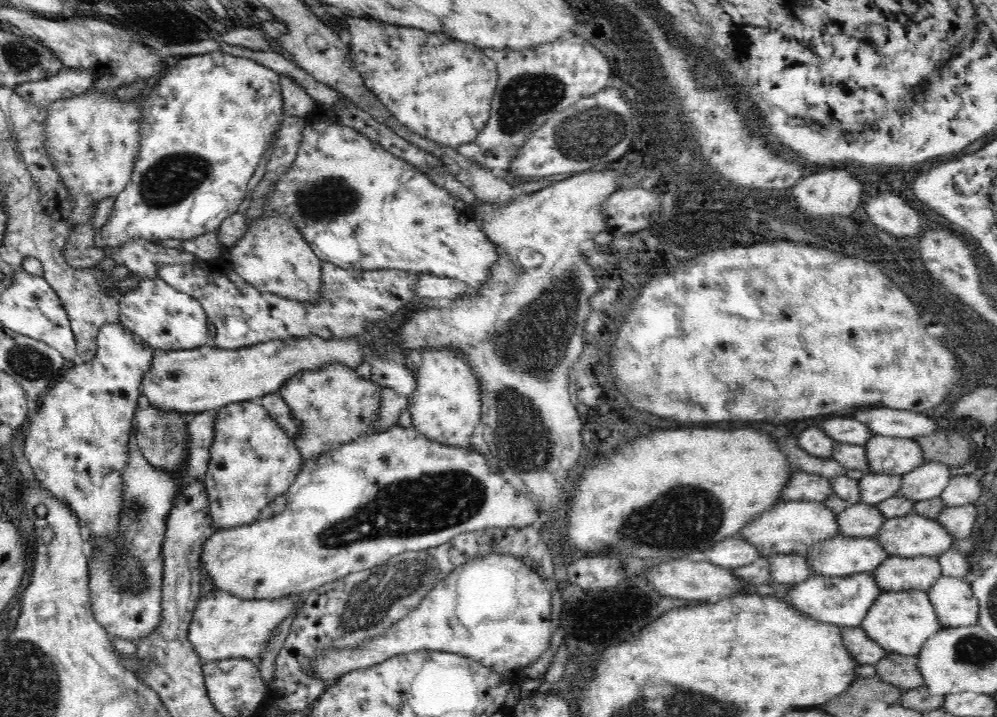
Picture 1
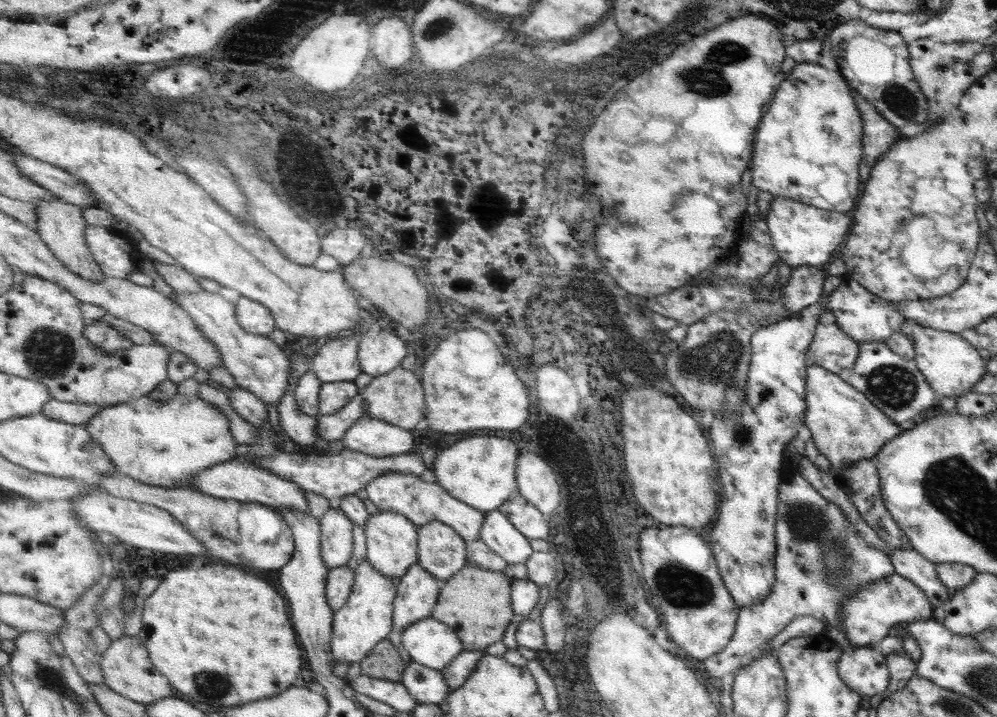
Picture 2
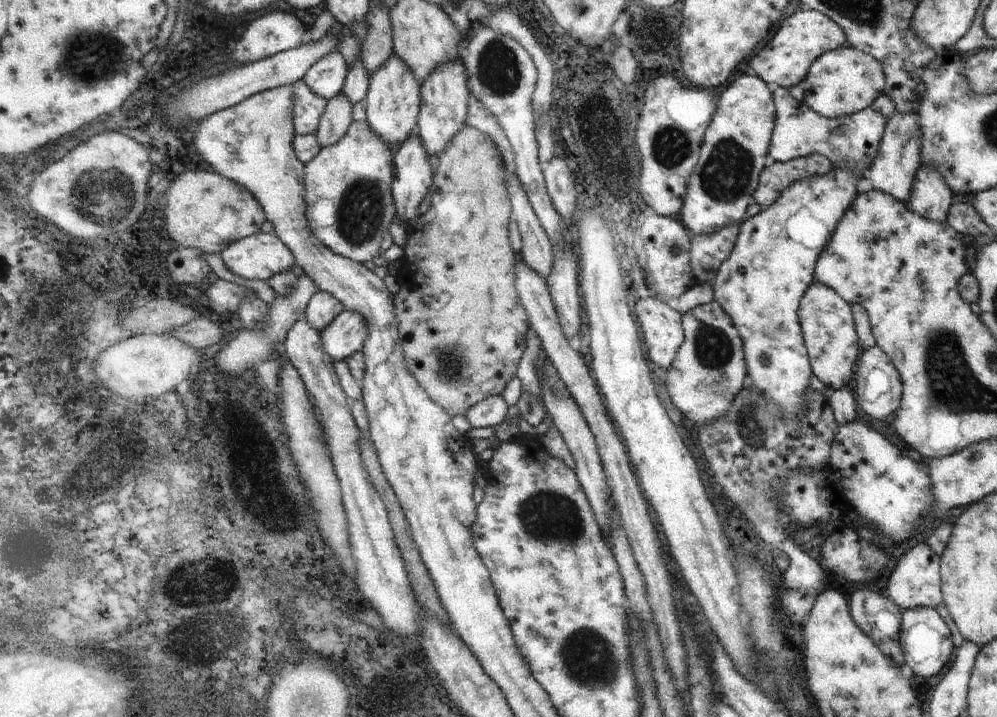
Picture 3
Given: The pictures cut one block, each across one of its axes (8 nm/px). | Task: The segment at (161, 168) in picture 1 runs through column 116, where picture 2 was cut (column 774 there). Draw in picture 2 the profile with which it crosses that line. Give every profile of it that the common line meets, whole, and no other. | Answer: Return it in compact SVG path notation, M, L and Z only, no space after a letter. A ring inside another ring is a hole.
M773 196L765 222L769 228L767 232L771 234L771 244L775 246L781 264L787 264L791 268L799 268L799 266L819 268L825 262L831 262L835 258L839 246L843 244L843 236L847 236L849 232L851 216L841 212L819 210L803 202Z

